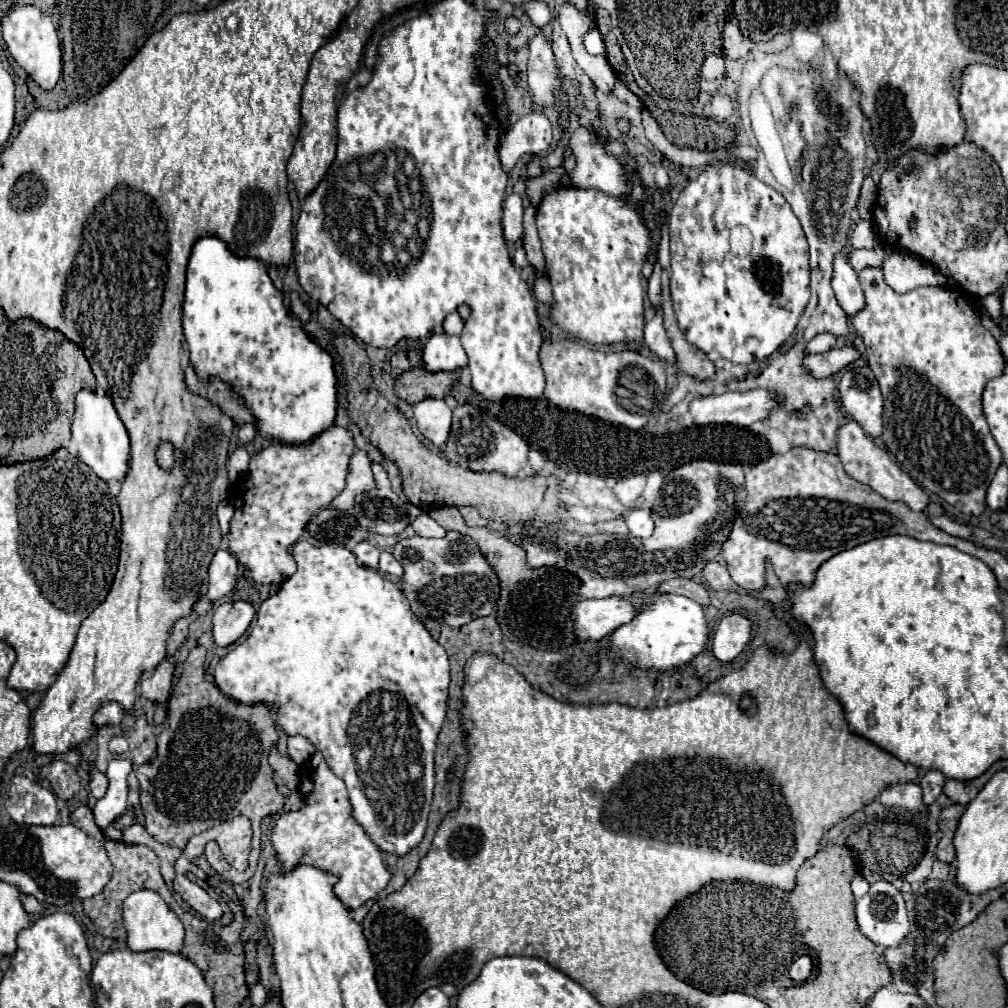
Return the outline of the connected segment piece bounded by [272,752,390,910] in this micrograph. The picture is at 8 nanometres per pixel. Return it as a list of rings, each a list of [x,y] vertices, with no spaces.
[[[316,752],[302,768],[302,782],[300,782],[300,792],[304,794],[304,808],[300,812],[286,812],[280,814],[280,818],[276,820],[276,826],[272,830],[272,844],[278,852],[278,860],[280,866],[290,870],[294,868],[298,862],[306,862],[312,864],[316,868],[334,872],[340,876],[340,882],[334,886],[336,896],[350,908],[356,910],[358,906],[362,906],[366,900],[374,898],[380,890],[386,888],[388,880],[390,880],[390,872],[384,866],[382,860],[382,852],[380,848],[370,840],[370,836],[366,834],[366,830],[354,820],[352,816],[352,804],[348,798],[348,790],[344,786],[344,782],[330,770],[328,762],[324,760],[324,756],[320,752]]]

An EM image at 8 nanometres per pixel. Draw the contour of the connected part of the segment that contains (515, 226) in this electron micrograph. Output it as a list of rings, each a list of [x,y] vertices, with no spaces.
[[[510,194],[504,202],[504,216],[502,216],[502,226],[504,226],[504,236],[508,242],[516,242],[522,238],[522,198],[518,194]]]

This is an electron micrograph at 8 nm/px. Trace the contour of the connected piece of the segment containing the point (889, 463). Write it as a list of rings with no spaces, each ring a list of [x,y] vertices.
[[[848,422],[838,430],[838,458],[844,464],[844,470],[852,474],[858,482],[868,484],[872,490],[882,494],[890,502],[904,502],[914,512],[926,512],[932,498],[898,466],[894,456],[886,452],[884,448],[878,448],[870,436],[864,434],[864,430],[856,422]]]

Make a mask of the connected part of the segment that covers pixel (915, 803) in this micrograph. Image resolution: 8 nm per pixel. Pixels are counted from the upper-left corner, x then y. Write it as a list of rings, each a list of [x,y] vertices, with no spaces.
[[[904,782],[904,784],[886,786],[880,792],[878,800],[884,806],[900,806],[900,808],[920,810],[920,812],[926,810],[926,806],[924,806],[924,802],[920,798],[920,786],[916,782]]]

